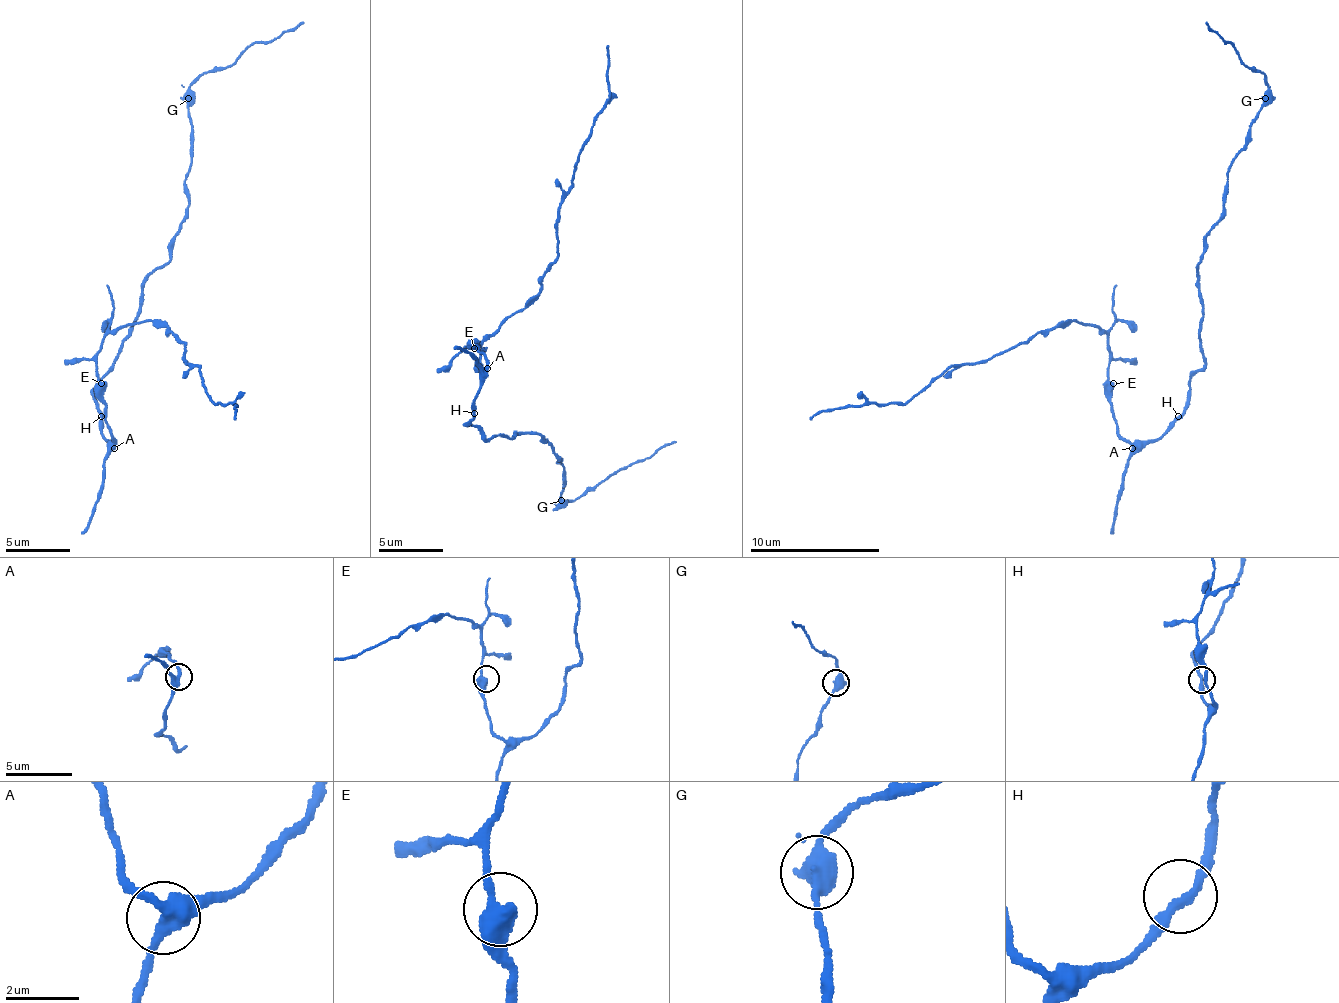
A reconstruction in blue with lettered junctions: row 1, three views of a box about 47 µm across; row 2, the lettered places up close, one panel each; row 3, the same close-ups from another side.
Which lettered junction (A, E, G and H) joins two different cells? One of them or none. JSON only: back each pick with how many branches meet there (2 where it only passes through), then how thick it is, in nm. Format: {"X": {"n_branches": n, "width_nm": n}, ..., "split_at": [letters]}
{"G": {"n_branches": 2, "width_nm": 480}, "split_at": ["G"]}

